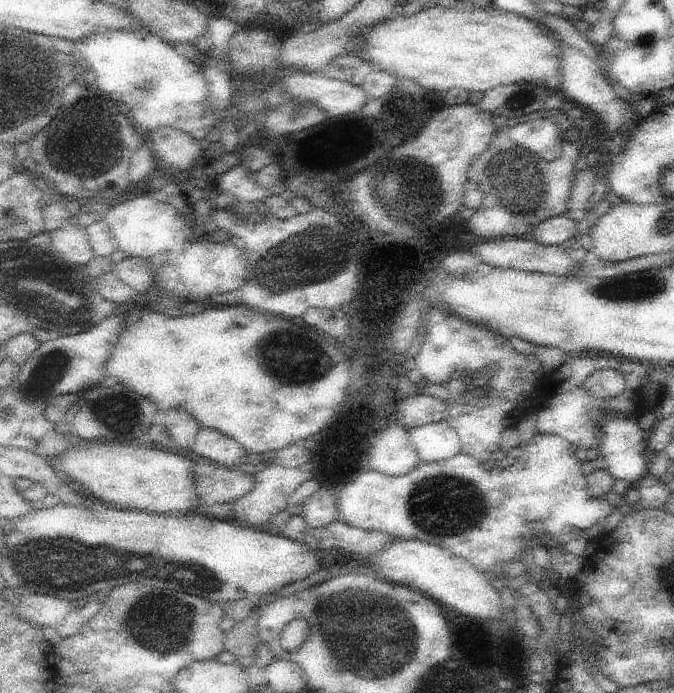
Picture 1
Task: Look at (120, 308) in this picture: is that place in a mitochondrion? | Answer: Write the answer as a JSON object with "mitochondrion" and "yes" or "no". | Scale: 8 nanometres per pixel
{"mitochondrion":"no"}

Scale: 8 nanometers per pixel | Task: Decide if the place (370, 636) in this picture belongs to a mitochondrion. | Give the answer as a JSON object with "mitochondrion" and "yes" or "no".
{"mitochondrion":"yes"}

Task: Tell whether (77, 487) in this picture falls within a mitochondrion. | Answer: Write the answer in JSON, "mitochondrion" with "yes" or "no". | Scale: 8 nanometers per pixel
{"mitochondrion":"no"}

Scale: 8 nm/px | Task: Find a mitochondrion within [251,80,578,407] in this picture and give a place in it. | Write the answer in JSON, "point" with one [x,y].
{"point":[519,187]}

